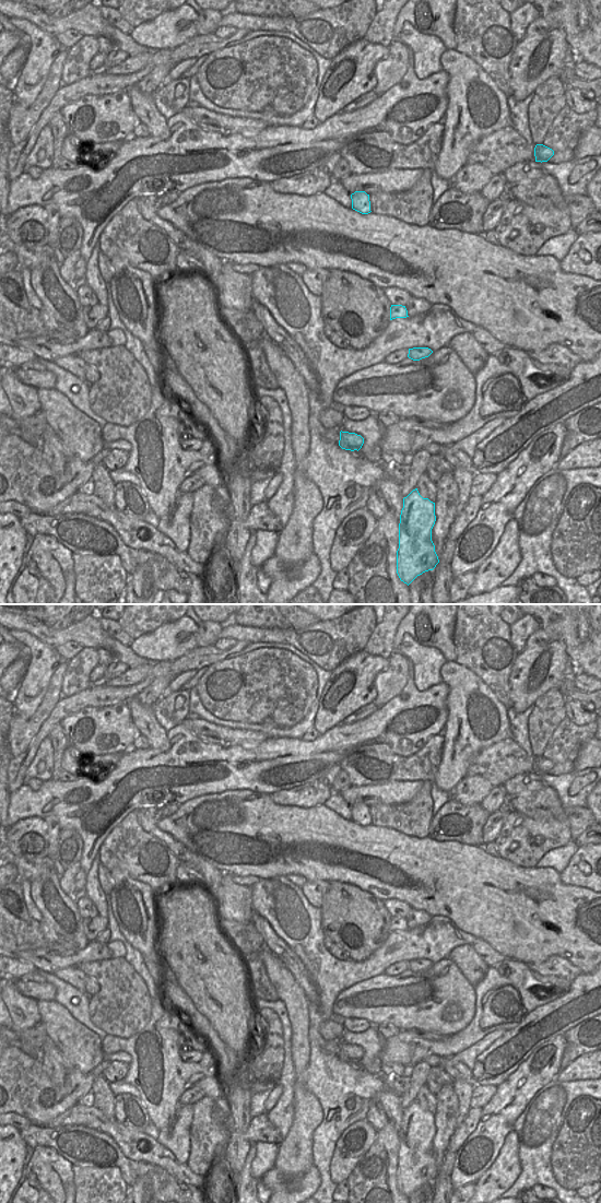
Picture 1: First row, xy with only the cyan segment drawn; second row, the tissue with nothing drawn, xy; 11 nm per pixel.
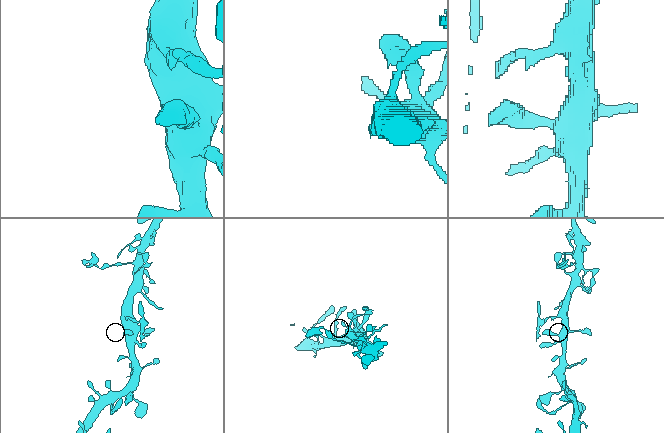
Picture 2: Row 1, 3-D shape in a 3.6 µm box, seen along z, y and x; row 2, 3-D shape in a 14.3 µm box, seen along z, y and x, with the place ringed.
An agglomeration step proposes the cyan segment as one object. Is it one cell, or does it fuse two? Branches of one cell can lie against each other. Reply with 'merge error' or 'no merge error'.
no merge error

